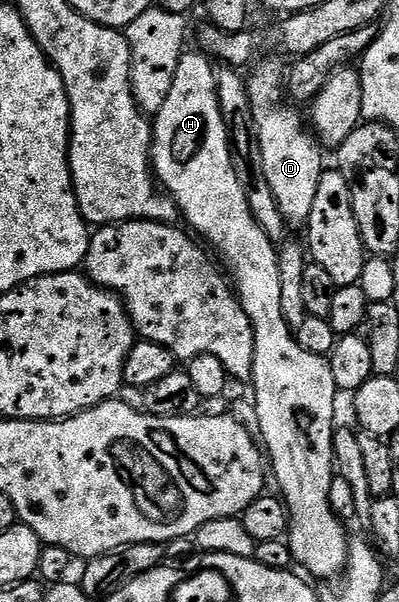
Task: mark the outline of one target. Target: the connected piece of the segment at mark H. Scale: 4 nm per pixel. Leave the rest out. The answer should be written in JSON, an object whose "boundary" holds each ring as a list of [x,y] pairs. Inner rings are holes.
{"boundary":[[[193,48],[181,55],[177,71],[175,72],[175,84],[171,84],[171,93],[167,95],[167,101],[164,102],[163,108],[159,108],[159,112],[152,119],[153,123],[153,152],[151,161],[153,163],[154,175],[163,187],[165,193],[170,194],[175,200],[180,217],[186,218],[189,221],[188,229],[190,231],[198,230],[211,245],[217,249],[216,257],[222,258],[225,261],[224,269],[231,275],[231,285],[237,295],[237,300],[240,302],[243,312],[247,312],[247,320],[251,320],[253,325],[253,335],[255,336],[255,368],[253,369],[253,380],[251,383],[252,393],[255,395],[255,405],[257,408],[258,422],[256,429],[261,430],[259,433],[260,441],[263,443],[264,449],[267,451],[268,461],[271,463],[271,472],[277,476],[277,484],[281,488],[279,491],[280,497],[283,499],[285,506],[289,510],[289,529],[287,531],[287,543],[289,542],[289,550],[293,553],[293,558],[301,566],[306,566],[311,573],[317,578],[333,578],[344,575],[345,565],[349,559],[349,540],[350,535],[345,534],[347,530],[346,523],[335,516],[335,512],[329,503],[329,493],[331,492],[331,480],[335,477],[335,463],[333,461],[333,432],[335,429],[335,421],[333,417],[337,414],[337,397],[339,391],[335,384],[335,376],[331,376],[331,364],[328,357],[323,354],[312,354],[307,352],[307,348],[303,348],[297,342],[297,336],[294,330],[289,327],[287,320],[283,316],[283,283],[279,281],[279,253],[278,247],[267,236],[267,232],[263,232],[263,228],[259,228],[259,224],[255,220],[255,216],[251,216],[251,208],[247,208],[247,196],[243,196],[243,188],[239,188],[239,180],[235,180],[235,168],[231,168],[231,152],[229,151],[229,141],[227,140],[227,128],[223,124],[223,116],[219,112],[219,100],[217,99],[217,76],[215,73],[214,63],[201,53],[200,50]]]}

